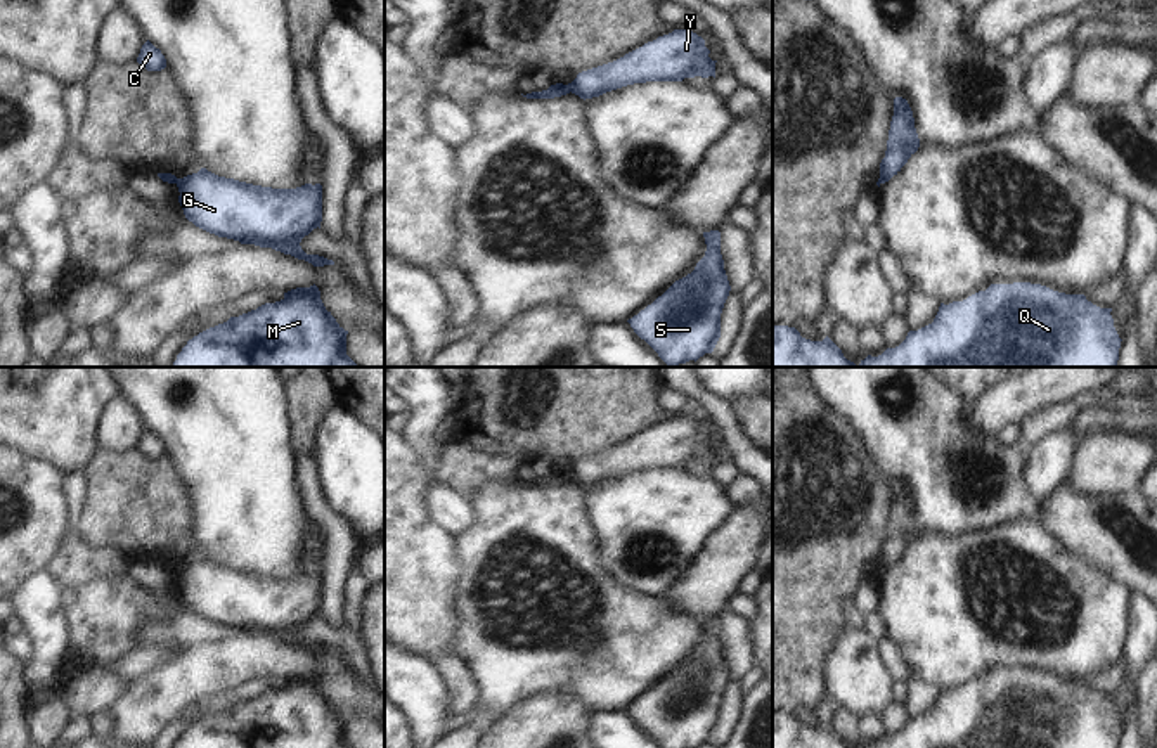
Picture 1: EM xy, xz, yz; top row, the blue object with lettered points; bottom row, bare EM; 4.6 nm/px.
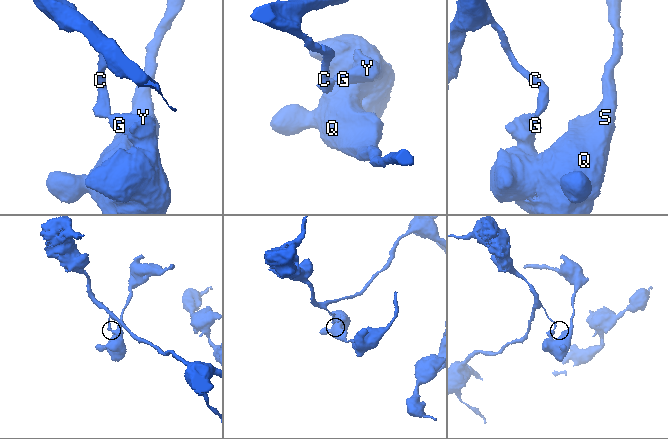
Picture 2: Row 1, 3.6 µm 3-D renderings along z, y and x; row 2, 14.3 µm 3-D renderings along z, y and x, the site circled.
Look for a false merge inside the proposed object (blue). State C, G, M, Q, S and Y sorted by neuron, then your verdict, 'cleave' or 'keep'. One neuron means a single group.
C / G M Q S Y | cleave

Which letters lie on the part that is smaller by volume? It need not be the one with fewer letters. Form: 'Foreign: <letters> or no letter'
Foreign: G, M, Q, S, Y

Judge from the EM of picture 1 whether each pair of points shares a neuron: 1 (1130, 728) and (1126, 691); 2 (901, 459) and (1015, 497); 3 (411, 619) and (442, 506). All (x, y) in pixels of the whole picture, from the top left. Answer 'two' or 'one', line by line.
1: two
2: one
3: two

